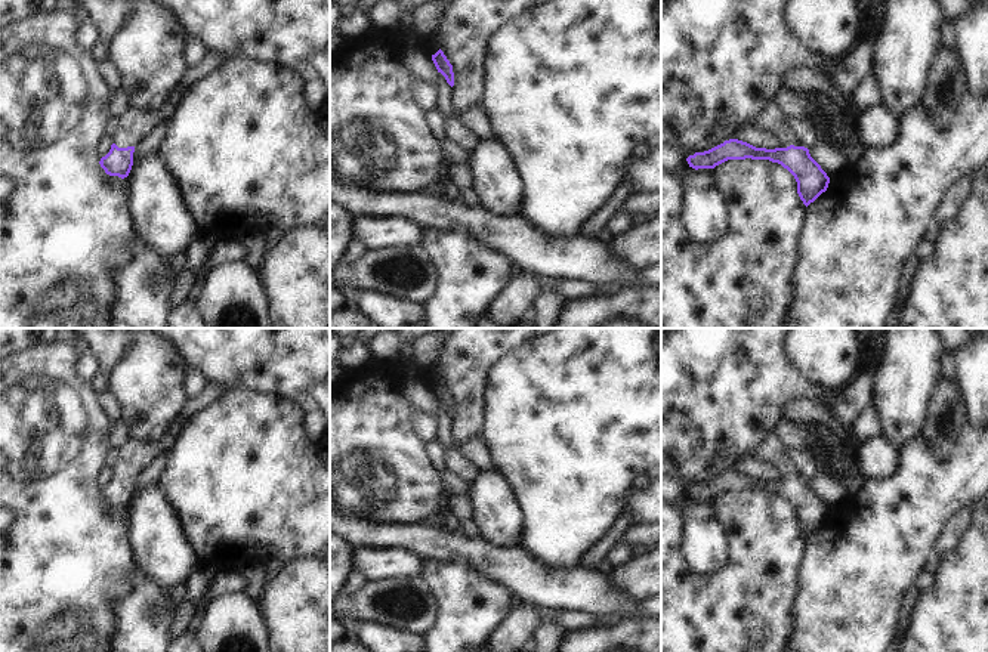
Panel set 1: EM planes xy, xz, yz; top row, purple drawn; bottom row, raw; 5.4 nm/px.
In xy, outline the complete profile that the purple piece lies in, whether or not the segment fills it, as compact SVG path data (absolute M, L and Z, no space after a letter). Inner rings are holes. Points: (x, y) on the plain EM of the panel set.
M173 421L157 444L146 444L129 438L120 446L120 457L112 466L109 483L99 495L109 507L127 509L133 497L135 478L160 454L167 451L180 435L183 426Z

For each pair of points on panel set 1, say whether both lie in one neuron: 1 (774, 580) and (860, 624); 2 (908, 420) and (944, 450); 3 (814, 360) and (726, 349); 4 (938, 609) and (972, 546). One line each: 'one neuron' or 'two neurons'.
1: two neurons
2: two neurons
3: two neurons
4: one neuron

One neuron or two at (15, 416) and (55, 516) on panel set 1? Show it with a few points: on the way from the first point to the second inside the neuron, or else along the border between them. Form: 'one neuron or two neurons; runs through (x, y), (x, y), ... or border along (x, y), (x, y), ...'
one neuron; runs through (22, 441), (22, 459), (52, 491)

